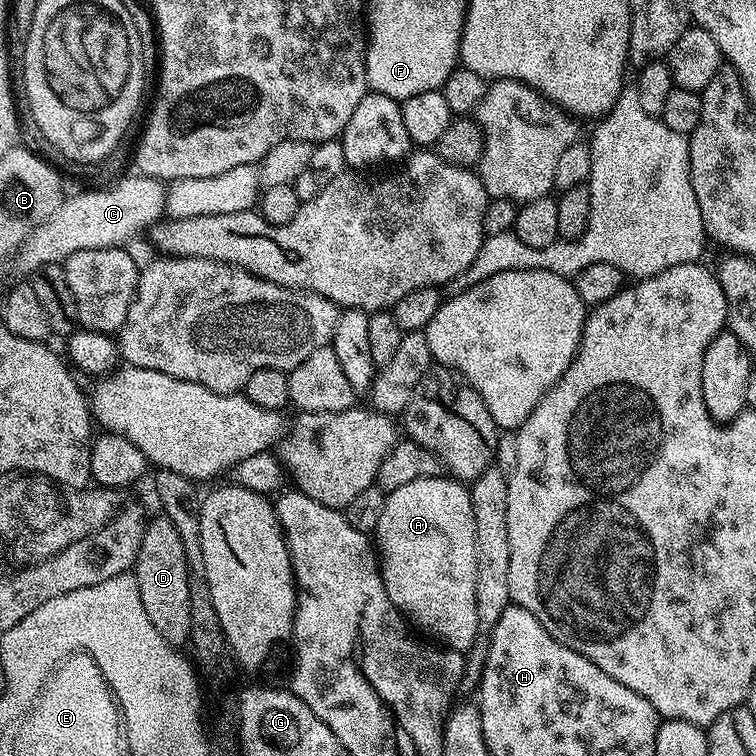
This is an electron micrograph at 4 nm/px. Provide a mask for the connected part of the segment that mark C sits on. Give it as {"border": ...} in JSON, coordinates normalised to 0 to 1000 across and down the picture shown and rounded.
{"border":[[[164,230],[142,246],[127,246],[102,259],[91,258],[79,275],[26,324],[24,345],[33,362],[41,362],[58,349],[83,349],[86,341],[103,331],[156,328],[168,324],[180,311],[196,303],[218,284],[218,245],[213,239],[184,230]]]}

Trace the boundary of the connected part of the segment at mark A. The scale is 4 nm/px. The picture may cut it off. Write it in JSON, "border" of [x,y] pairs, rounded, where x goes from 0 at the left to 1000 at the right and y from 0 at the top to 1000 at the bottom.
{"border":[[[587,627],[537,638],[537,643],[526,643],[526,648],[509,655],[495,709],[500,716],[503,763],[519,800],[562,843],[589,857],[618,864],[631,851],[630,841],[635,836],[632,800],[627,798],[627,675],[622,669],[620,647],[610,636]]]}

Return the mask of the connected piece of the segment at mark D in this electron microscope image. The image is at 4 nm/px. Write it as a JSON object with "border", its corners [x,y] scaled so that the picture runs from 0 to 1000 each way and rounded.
{"border":[[[208,680],[190,694],[188,722],[183,728],[177,761],[183,770],[183,786],[193,807],[193,817],[204,823],[204,833],[229,854],[250,851],[251,775],[249,774],[245,724],[239,708],[222,683]]]}

